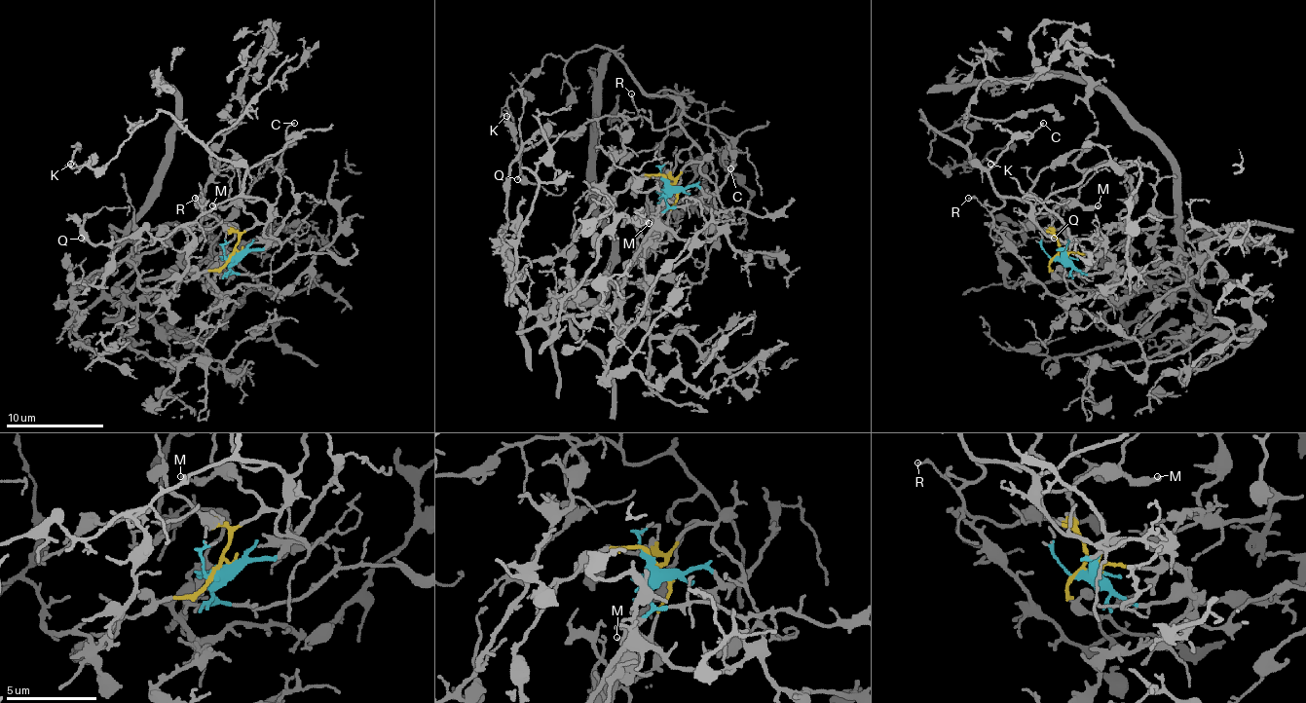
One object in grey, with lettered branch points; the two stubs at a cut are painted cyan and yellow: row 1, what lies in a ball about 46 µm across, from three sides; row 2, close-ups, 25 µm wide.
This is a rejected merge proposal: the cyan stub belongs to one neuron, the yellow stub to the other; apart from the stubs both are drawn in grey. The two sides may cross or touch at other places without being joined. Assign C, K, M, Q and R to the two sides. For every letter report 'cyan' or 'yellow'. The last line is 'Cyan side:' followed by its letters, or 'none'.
C: yellow
K: yellow
M: yellow
Q: yellow
R: yellow
Cyan side: none

